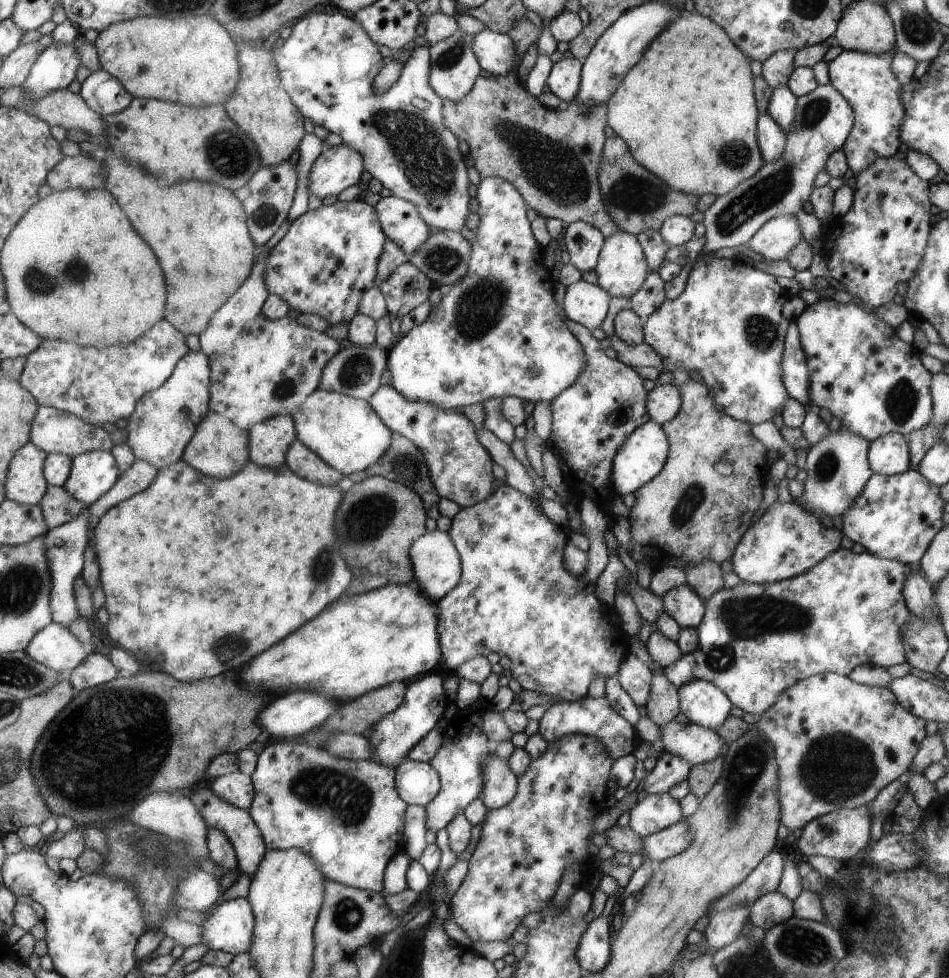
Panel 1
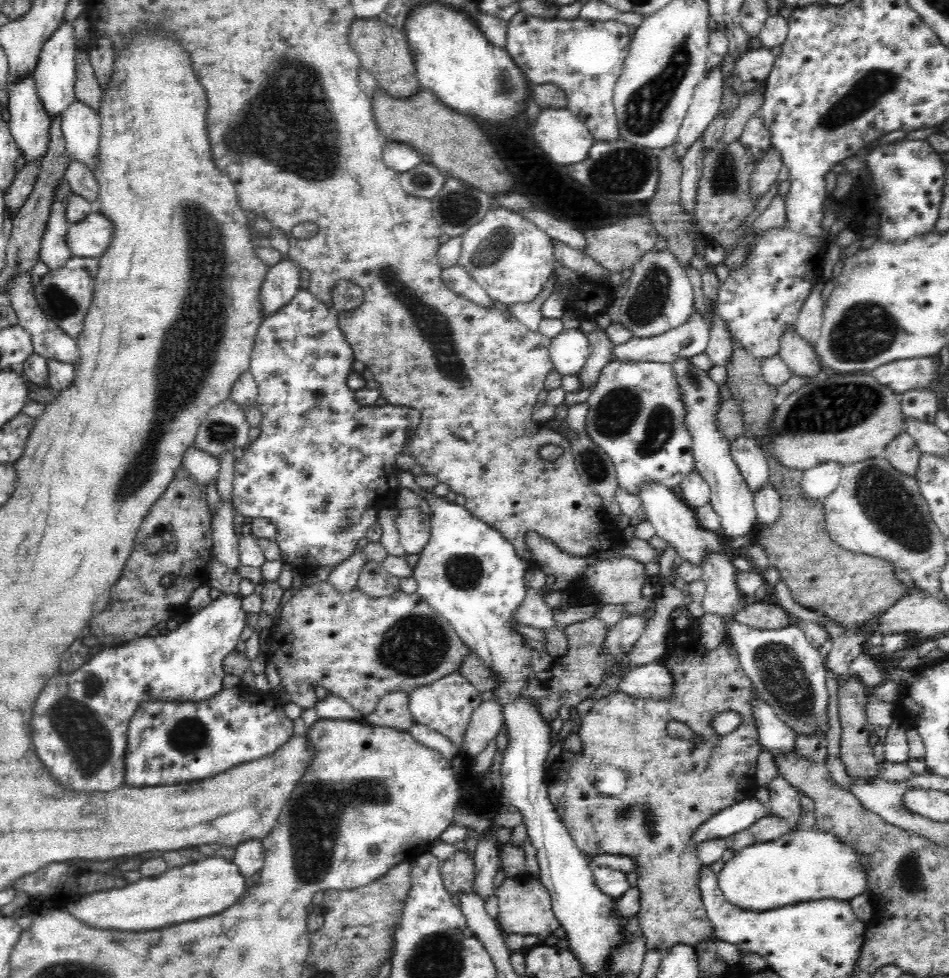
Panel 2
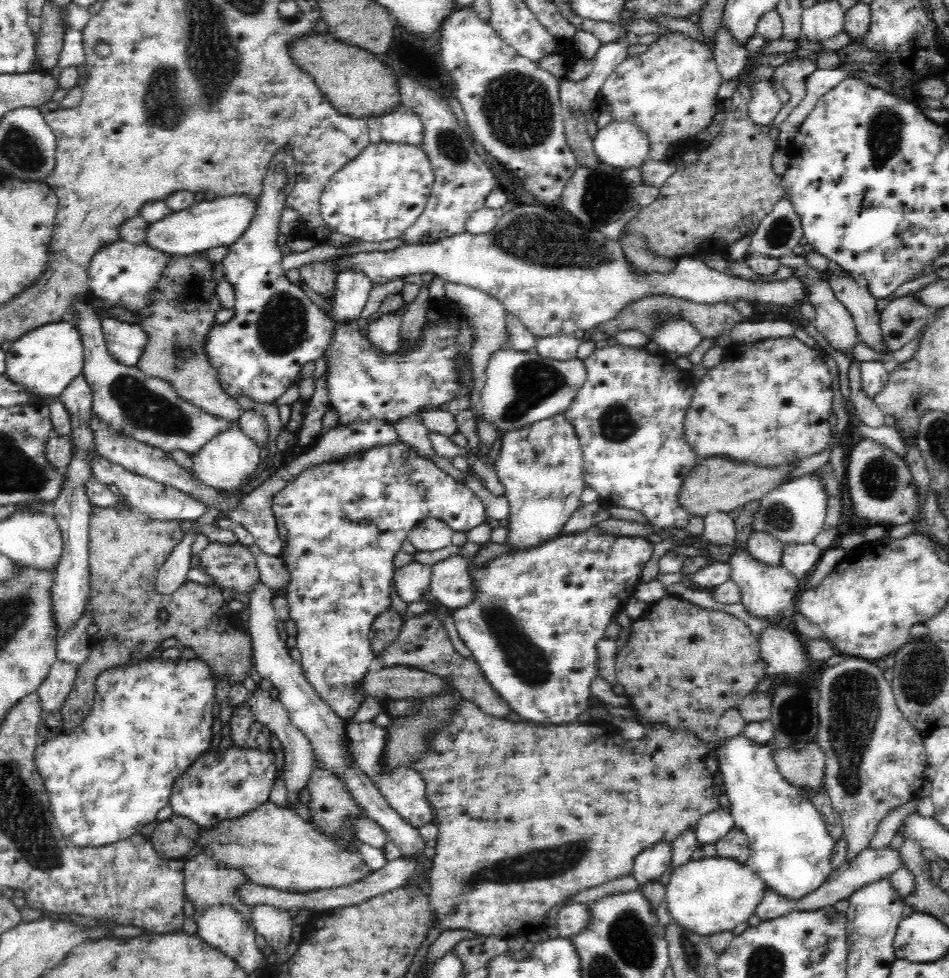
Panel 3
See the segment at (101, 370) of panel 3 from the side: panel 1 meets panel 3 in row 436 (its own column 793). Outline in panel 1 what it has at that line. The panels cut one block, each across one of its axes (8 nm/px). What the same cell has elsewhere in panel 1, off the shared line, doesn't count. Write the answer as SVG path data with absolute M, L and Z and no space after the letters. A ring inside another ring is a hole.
M828 81L824 85L817 85L806 95L796 97L796 109L793 119L792 130L786 134L782 155L774 161L763 163L759 170L749 178L738 182L729 192L718 196L707 210L703 211L702 223L705 227L705 243L699 254L707 255L719 250L719 248L729 248L729 246L739 246L747 242L754 235L754 232L766 223L771 217L782 214L794 214L798 220L802 238L808 243L818 243L810 245L810 248L819 249L823 244L820 220L815 215L807 214L803 211L803 202L809 200L813 190L813 179L815 174L825 168L825 162L835 149L841 149L842 144L846 142L847 135L850 134L851 127L854 124L854 109L851 108L844 97L836 88L831 86Z

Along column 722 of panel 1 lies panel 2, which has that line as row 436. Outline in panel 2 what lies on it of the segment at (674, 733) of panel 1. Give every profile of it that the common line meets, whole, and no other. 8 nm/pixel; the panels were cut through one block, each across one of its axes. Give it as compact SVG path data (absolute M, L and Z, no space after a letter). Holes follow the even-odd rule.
M740 435L730 445L731 455L752 495L760 492L769 482L767 458L753 437Z

